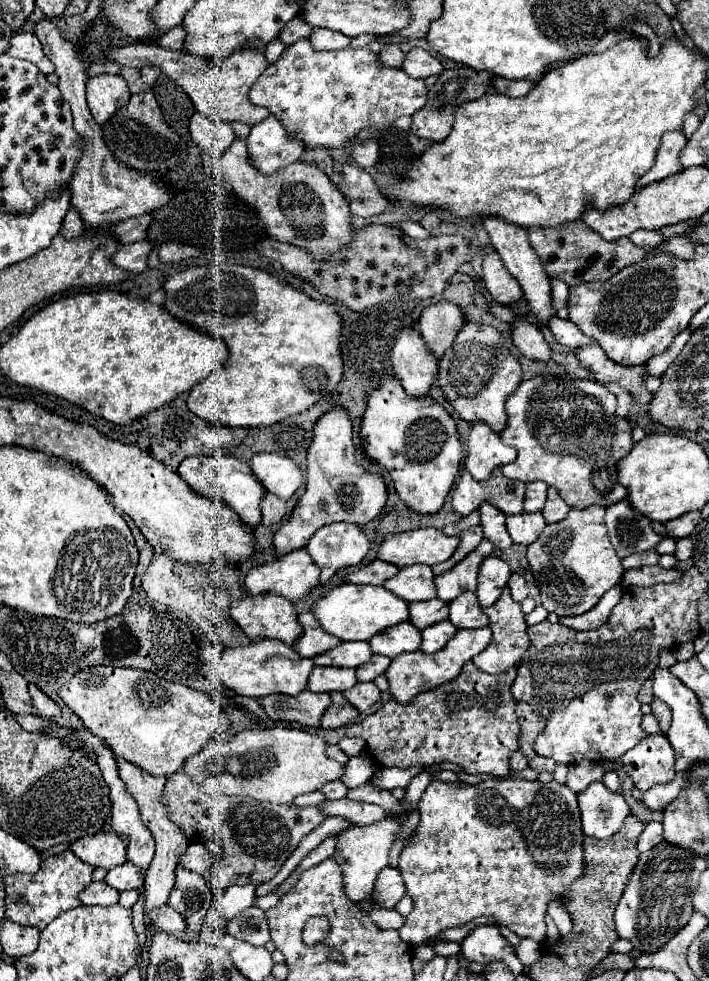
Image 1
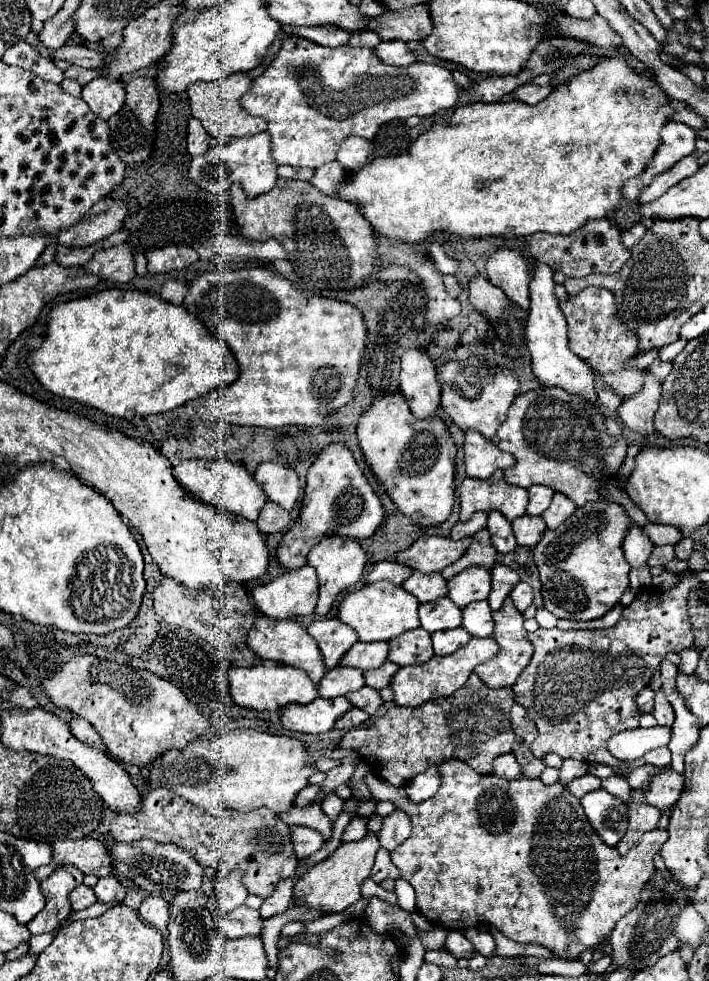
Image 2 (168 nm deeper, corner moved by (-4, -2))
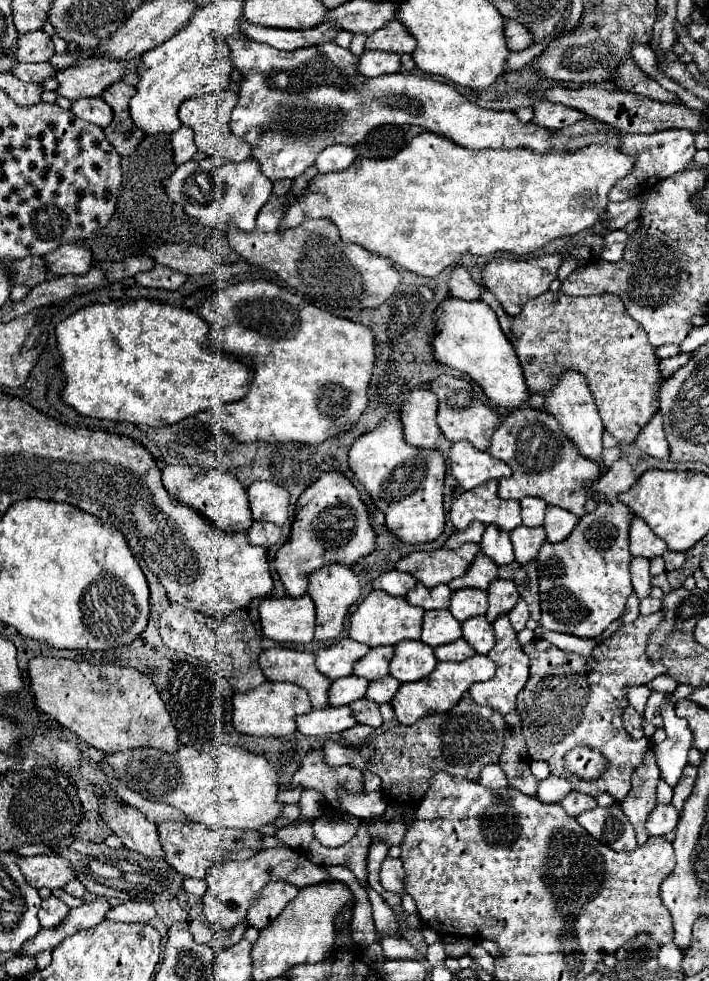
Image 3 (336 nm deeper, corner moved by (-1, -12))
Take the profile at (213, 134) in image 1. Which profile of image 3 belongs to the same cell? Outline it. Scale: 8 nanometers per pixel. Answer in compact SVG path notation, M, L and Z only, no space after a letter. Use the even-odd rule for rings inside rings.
M182 125L176 133L172 133L172 151L174 151L174 163L176 165L182 165L182 163L192 159L192 155L196 153L192 129Z

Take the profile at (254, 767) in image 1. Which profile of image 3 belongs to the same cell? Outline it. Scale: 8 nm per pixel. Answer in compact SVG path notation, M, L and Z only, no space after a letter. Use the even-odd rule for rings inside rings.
M180 745L178 749L176 749L176 753L174 755L170 755L170 753L164 753L164 751L158 751L158 749L132 749L132 751L124 751L124 753L112 753L112 755L104 755L104 763L114 771L114 777L118 779L118 781L122 781L128 789L132 789L132 791L136 791L136 793L140 793L144 799L148 799L148 801L158 801L158 803L168 803L168 805L174 805L174 807L178 807L190 821L196 821L196 823L204 823L206 827L210 827L210 829L218 829L218 825L222 825L222 827L234 827L234 829L260 829L262 825L266 825L266 823L272 823L280 813L280 809L282 809L282 805L276 801L276 795L278 795L278 775L276 775L276 771L274 771L274 767L266 761L266 757L264 755L256 755L256 753L250 753L250 751L246 751L246 749L240 749L240 747L230 747L230 745L218 745L218 747L212 747L212 749L208 749L208 751L196 751L196 749L192 749L192 747L188 747L188 745Z

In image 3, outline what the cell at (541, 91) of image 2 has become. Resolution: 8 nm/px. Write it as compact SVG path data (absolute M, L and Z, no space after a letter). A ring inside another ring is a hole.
M550 101L534 103L534 123L548 127L548 129L564 129L586 117L588 117L586 113L582 113L578 109L570 109L560 103L550 103Z

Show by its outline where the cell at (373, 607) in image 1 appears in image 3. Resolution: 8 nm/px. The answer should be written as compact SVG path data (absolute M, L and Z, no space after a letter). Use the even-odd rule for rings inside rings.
M374 589L368 593L368 597L358 605L358 609L350 615L350 639L364 643L368 647L380 647L380 645L398 645L406 639L420 639L420 627L422 627L424 609L410 605L404 597L388 595L380 589Z

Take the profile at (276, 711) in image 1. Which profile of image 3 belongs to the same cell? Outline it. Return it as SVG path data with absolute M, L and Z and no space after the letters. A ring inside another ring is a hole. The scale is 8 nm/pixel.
M328 707L322 711L310 711L306 715L296 717L298 731L304 735L326 735L326 733L342 733L358 723L350 707Z

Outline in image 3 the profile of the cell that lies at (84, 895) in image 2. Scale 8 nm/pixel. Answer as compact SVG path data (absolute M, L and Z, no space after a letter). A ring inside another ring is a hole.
M54 895L42 899L42 907L38 911L38 919L40 919L40 925L44 929L52 929L56 925L60 925L64 919L66 919L66 913L70 911L70 907L66 903L62 903L60 899L56 899Z

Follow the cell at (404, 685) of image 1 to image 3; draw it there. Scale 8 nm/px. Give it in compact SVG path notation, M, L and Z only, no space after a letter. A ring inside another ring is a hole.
M474 655L474 657L460 661L460 663L438 663L436 669L426 679L400 685L396 697L392 699L396 719L402 725L412 725L424 715L446 713L460 701L460 697L470 689L472 683L488 681L490 677L494 677L494 673L496 673L496 665L486 655Z

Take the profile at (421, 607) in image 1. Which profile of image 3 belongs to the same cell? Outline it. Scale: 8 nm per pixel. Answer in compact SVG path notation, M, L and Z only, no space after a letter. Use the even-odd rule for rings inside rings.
M426 611L422 625L422 641L430 647L446 645L462 637L460 623L452 617L450 611Z

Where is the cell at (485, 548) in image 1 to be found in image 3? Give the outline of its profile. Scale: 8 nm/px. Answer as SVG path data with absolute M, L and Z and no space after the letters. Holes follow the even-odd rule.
M462 589L452 593L450 613L464 623L470 617L484 615L488 611L488 593L480 589Z

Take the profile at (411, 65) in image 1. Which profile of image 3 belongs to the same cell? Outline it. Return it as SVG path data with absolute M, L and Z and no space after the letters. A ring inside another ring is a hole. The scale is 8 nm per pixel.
M364 51L358 61L358 73L366 77L378 77L400 69L400 55L386 51Z

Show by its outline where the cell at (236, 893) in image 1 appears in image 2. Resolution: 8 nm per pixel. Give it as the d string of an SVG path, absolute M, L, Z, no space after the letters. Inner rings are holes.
M231 871L225 875L217 875L215 879L215 897L217 897L217 911L221 915L237 909L239 905L245 903L249 891L241 883L241 873Z

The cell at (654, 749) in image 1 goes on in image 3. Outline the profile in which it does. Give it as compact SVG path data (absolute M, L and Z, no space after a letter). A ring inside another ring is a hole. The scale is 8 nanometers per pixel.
M658 803L652 809L652 813L650 813L648 821L646 821L648 835L654 835L654 837L666 835L668 831L676 829L676 825L678 825L678 813L676 813L676 809L672 805L662 805L662 803Z

